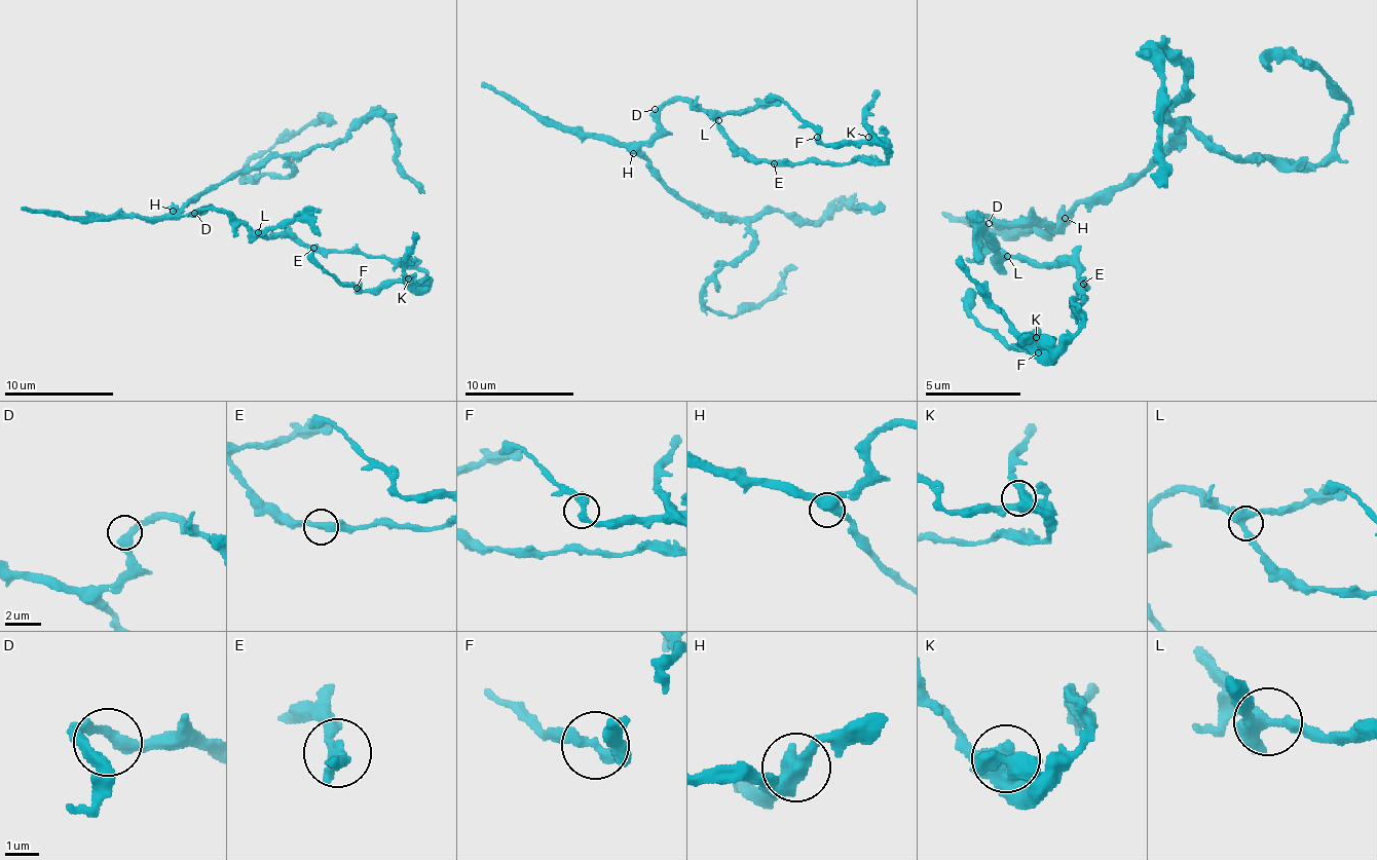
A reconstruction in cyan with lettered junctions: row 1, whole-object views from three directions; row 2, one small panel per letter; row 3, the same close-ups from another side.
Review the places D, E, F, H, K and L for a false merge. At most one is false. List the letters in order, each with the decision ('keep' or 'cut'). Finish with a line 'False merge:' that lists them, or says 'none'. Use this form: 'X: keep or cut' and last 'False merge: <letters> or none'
D: keep
E: keep
F: keep
H: keep
K: keep
L: keep
False merge: none

